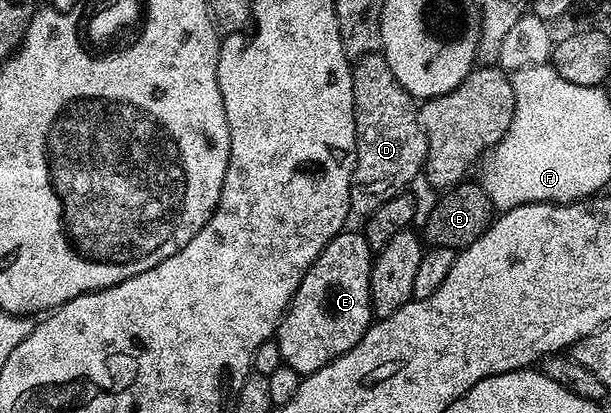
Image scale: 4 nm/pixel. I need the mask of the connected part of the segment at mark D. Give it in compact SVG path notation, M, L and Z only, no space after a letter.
M372 52L371 54L361 57L360 60L352 65L351 71L353 73L353 117L355 118L355 134L357 135L357 164L353 167L353 177L351 178L351 186L349 187L349 206L356 215L358 212L361 218L367 218L375 210L379 210L379 206L383 206L383 202L402 195L402 193L408 189L405 187L407 187L417 175L419 177L422 175L429 142L425 138L425 131L421 129L419 108L415 103L414 97L410 96L409 91L396 80L395 74L391 72L391 67L388 65L388 62L385 61L385 57L381 52Z

